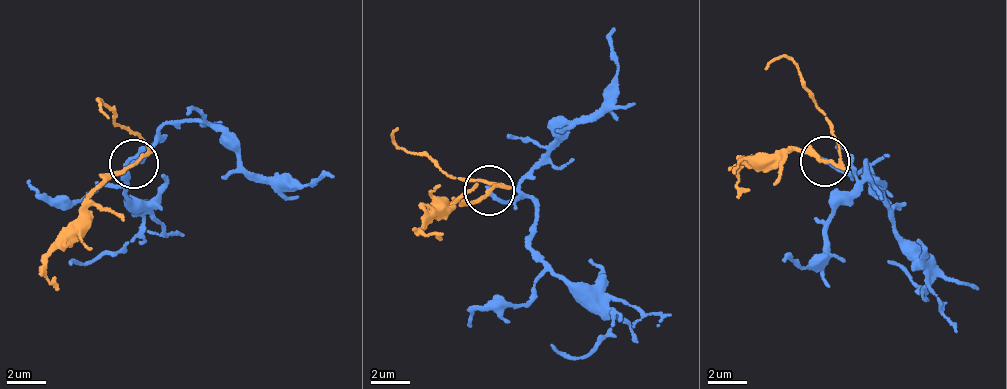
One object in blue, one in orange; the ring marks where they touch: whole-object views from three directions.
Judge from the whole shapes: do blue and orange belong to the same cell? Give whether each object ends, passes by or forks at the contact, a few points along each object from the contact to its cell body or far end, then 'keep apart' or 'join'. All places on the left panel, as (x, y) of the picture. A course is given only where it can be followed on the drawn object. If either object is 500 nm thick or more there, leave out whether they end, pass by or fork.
blue ends | orange passes by | blue via (134, 164), (161, 140), (128, 164), (125, 199), (142, 227), (116, 250), (88, 264), (70, 263) | orange via (134, 164), (100, 179), (72, 221), (43, 273), (60, 290) | keep apart

